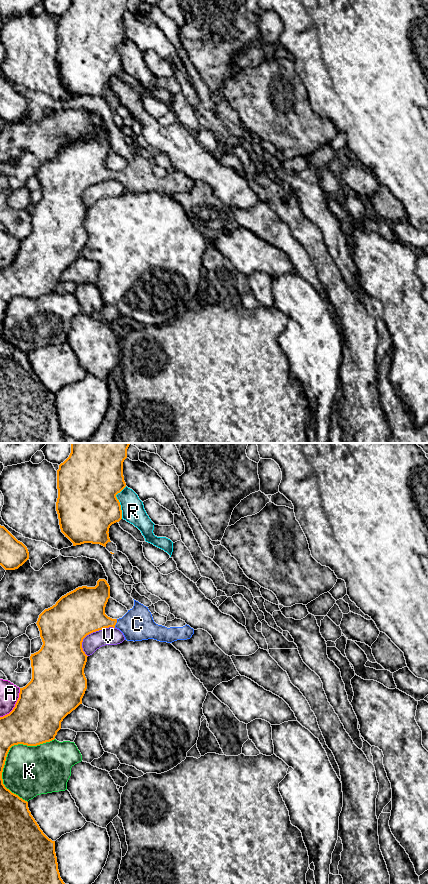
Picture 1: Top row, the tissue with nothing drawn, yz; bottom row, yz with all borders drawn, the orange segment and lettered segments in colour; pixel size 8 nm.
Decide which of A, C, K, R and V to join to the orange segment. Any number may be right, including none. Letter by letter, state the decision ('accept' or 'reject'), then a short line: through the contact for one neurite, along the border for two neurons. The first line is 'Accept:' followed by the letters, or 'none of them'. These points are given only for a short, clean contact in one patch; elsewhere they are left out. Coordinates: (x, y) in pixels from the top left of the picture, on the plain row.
Accept: C
A: reject
C: accept; line yz (86, 166), (97, 172), (116, 174), (137, 176)
K: reject
R: reject
V: reject

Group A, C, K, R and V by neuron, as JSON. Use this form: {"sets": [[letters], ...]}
{"sets": [["A"], ["C"], ["K"], ["R"], ["V"]]}

